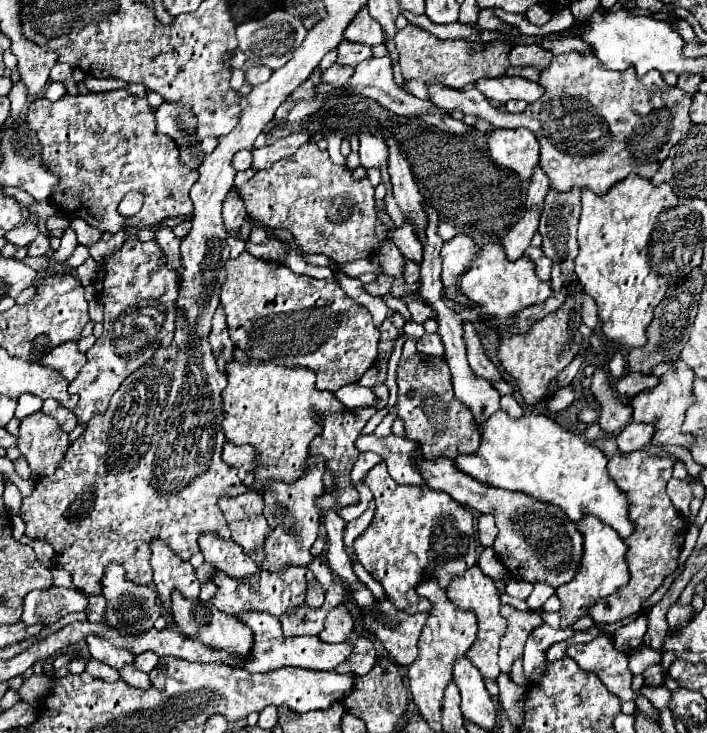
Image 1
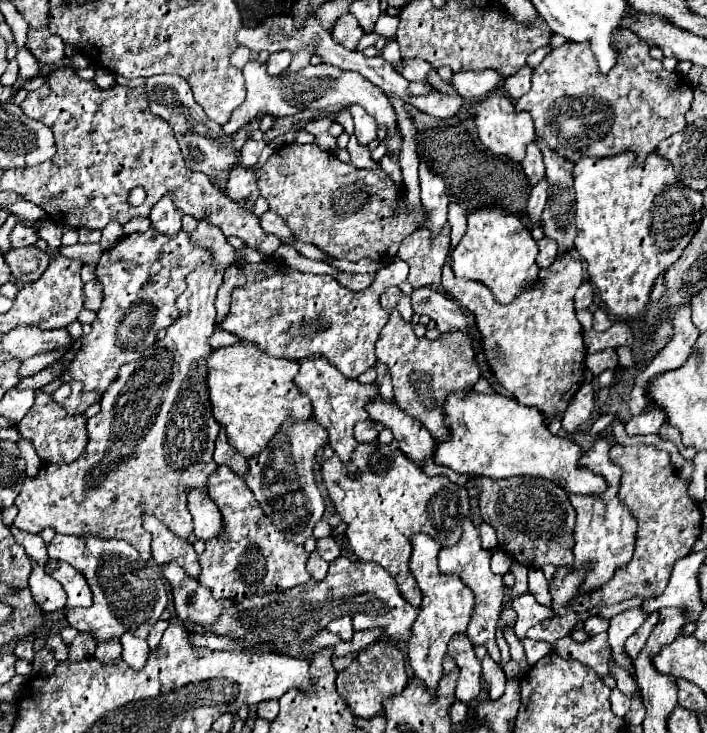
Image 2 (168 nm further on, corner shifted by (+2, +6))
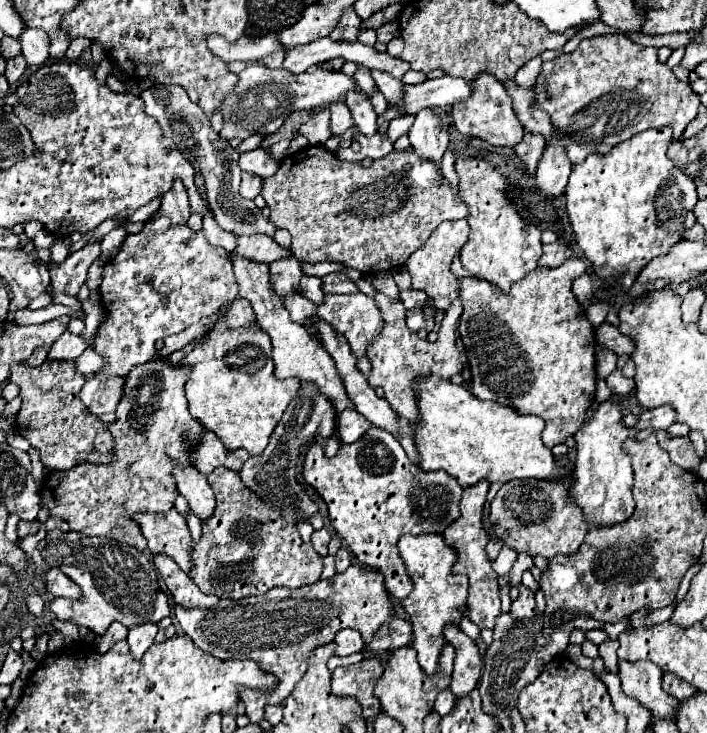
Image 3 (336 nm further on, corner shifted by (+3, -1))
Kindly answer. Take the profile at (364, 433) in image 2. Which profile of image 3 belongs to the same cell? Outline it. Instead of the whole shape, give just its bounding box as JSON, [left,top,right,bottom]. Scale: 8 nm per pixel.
[337,409,365,443]

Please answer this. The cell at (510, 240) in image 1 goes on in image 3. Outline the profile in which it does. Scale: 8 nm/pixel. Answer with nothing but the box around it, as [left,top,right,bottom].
[537,131,573,195]

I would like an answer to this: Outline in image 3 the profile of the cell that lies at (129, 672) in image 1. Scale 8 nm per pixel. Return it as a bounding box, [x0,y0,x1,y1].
[127,623,157,661]

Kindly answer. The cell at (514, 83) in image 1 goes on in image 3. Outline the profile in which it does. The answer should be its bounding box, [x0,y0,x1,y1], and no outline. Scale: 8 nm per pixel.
[397,75,471,113]

